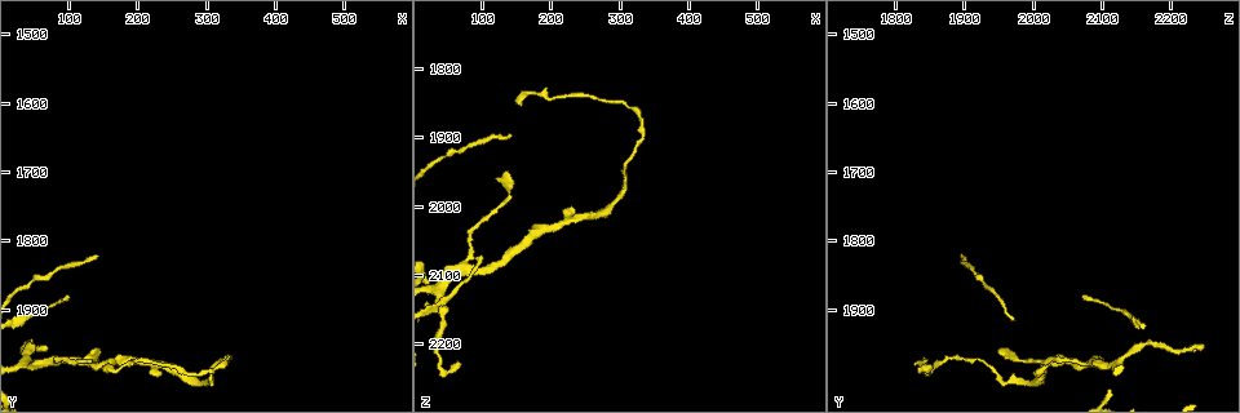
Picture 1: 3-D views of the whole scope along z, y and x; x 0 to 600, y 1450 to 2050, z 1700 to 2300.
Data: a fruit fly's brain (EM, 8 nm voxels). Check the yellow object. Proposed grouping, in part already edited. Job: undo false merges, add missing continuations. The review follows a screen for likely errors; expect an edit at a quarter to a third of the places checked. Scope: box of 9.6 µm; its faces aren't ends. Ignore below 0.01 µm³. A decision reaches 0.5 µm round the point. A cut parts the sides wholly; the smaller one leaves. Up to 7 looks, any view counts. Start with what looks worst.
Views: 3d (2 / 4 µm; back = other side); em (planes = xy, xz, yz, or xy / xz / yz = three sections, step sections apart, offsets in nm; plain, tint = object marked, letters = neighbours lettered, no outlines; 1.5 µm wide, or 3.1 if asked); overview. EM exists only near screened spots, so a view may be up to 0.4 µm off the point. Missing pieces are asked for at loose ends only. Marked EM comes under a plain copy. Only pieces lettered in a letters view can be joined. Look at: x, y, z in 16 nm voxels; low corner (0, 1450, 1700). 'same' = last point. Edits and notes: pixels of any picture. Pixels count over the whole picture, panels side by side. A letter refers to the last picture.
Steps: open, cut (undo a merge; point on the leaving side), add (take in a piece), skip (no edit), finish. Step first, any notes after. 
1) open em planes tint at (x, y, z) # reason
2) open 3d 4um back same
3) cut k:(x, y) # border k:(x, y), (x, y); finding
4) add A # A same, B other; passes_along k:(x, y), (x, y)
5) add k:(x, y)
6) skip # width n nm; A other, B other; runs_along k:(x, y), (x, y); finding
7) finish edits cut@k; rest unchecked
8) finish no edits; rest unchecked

open 3d 4um back at (70, 1955, 2230) # tapers out

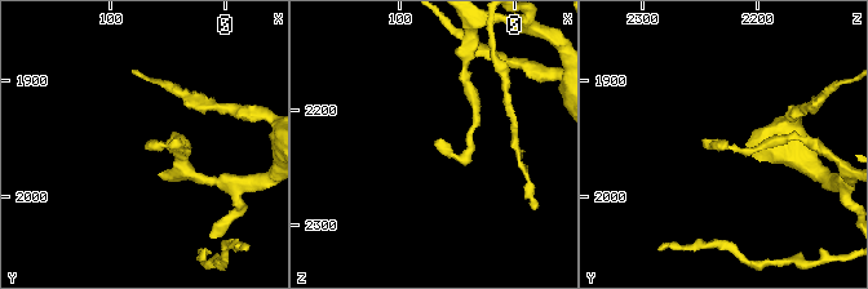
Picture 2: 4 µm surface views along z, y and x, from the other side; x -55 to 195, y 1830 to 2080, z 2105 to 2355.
open em planes letters at (70, 1956, 2232) # shape alone is not enough

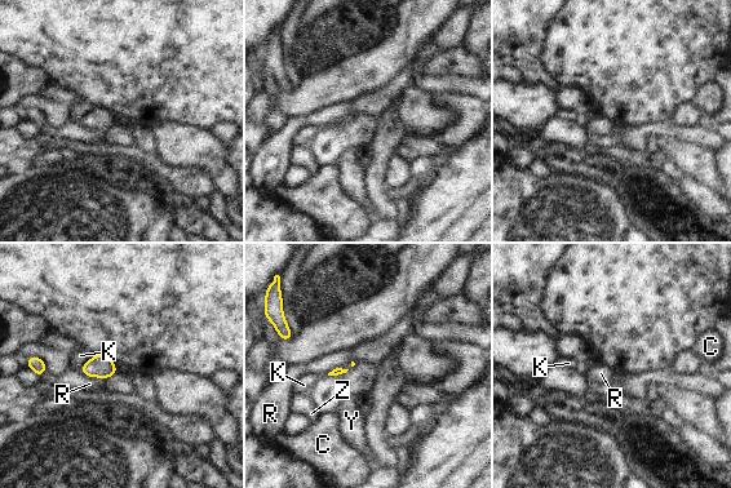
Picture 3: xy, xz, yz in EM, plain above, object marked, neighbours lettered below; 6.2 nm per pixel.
skip # longest_contact R 180 nm; C other, K other, R other, Y other, Z other; border 3:(79, 369), (105, 380); none of them fits

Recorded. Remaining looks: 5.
open em planes letters at (75, 1970, 2090) # branch point

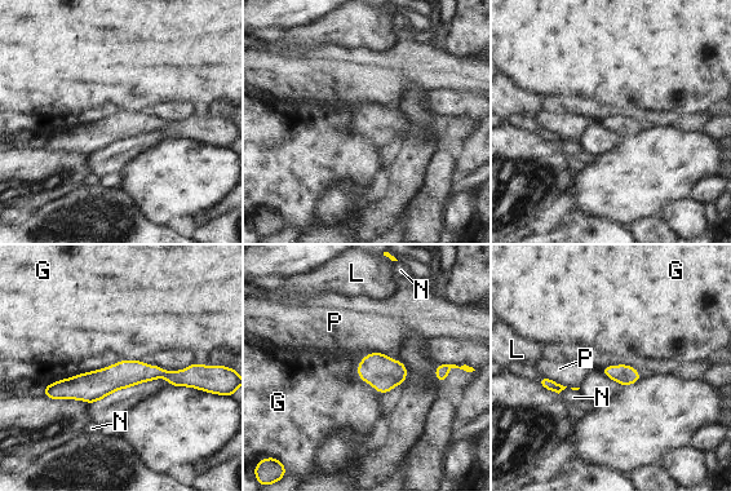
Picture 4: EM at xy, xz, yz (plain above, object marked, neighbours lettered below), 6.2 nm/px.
skip # G other, L other, N other, P other; all the same neuron

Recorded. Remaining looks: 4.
open 3d 4um at (160, 1985, 1855) # tapers out

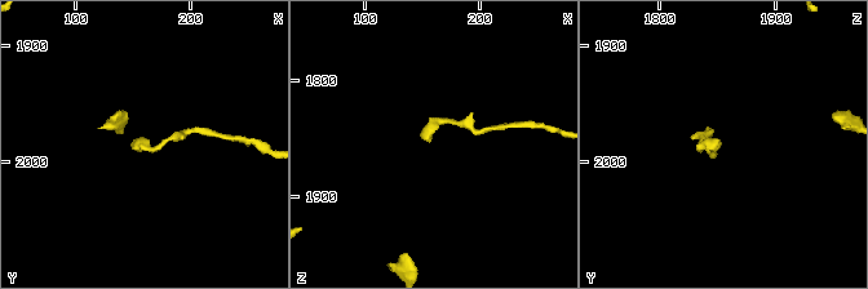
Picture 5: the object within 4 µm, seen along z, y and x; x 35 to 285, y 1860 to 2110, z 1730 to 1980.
open em planes letters at (156, 1978, 1852) # shape alone is not enough

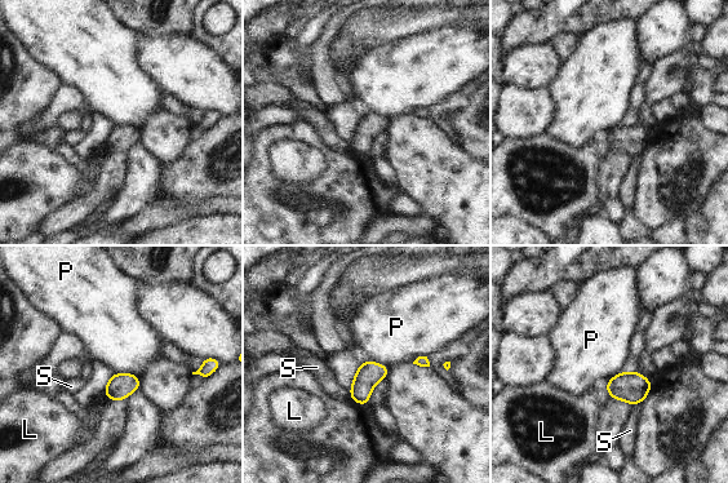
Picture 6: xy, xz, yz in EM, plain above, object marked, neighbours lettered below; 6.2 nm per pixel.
skip # longest_contact P 150 nm; L other, P other, S other; border 6:(349, 391), (351, 399); no lettered piece goes on from it

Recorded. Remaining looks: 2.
finish no edits; rest unchecked

